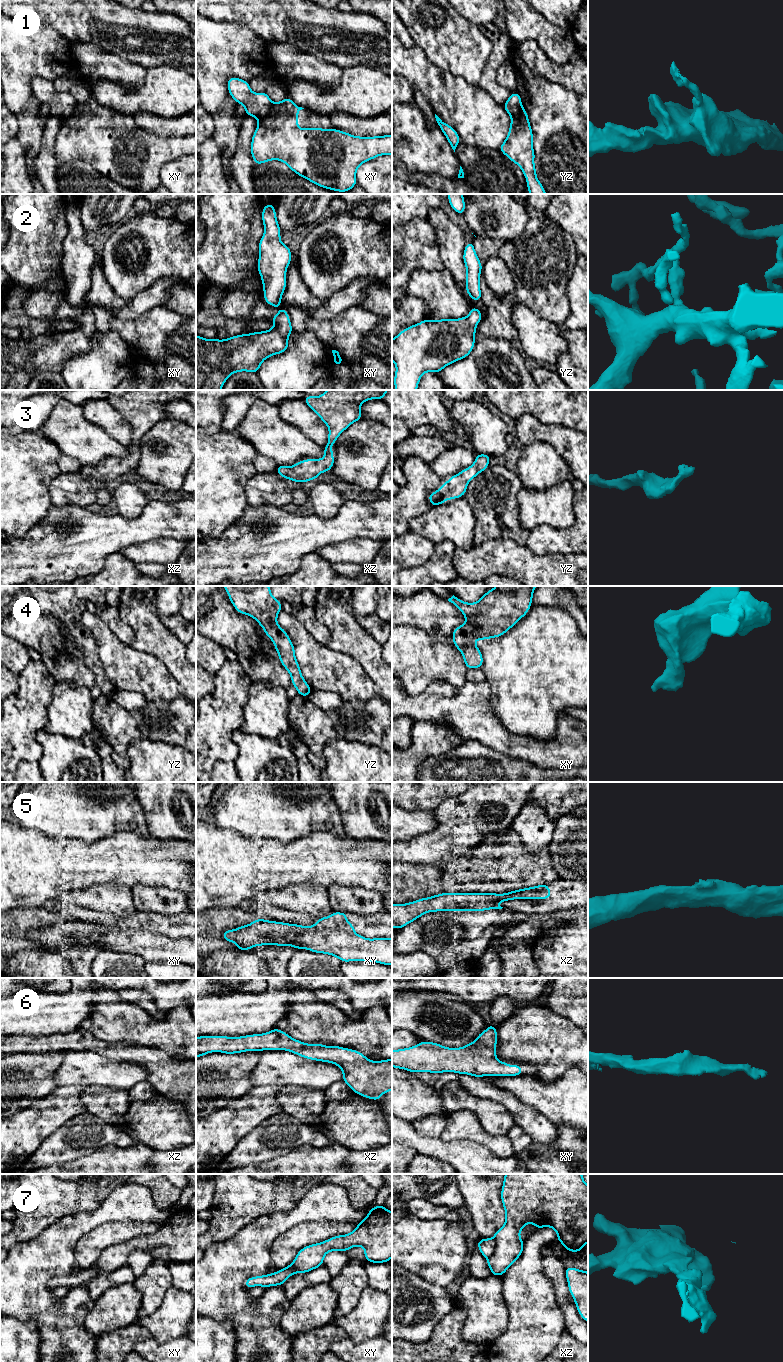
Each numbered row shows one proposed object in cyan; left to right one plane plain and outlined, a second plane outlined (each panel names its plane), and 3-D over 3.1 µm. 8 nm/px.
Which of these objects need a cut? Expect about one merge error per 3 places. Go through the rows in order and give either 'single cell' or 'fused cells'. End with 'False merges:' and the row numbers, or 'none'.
1: fused cells
2: single cell
3: single cell
4: single cell
5: fused cells
6: single cell
7: fused cells
False merges: 1, 5, 7

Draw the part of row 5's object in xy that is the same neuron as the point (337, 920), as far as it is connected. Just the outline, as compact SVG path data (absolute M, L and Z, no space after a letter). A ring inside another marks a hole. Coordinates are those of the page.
M333 912L330 916L318 918L315 925L317 929L345 930L353 932L355 925L347 921L347 913Z

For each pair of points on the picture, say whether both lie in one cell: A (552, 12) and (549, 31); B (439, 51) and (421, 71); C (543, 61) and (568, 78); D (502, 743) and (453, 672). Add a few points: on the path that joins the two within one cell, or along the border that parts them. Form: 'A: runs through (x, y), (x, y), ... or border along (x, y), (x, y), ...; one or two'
A: border along (535, 10), (551, 23), (572, 30); two
B: border along (417, 45), (424, 55), (442, 71); two
C: runs through (549, 67), (562, 74); one
D: border along (439, 680), (456, 686), (462, 686), (466, 682); two

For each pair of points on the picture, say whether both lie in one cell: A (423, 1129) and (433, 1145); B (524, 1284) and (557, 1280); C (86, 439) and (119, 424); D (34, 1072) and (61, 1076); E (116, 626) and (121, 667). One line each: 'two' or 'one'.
A: two
B: two
C: two
D: two
E: two

